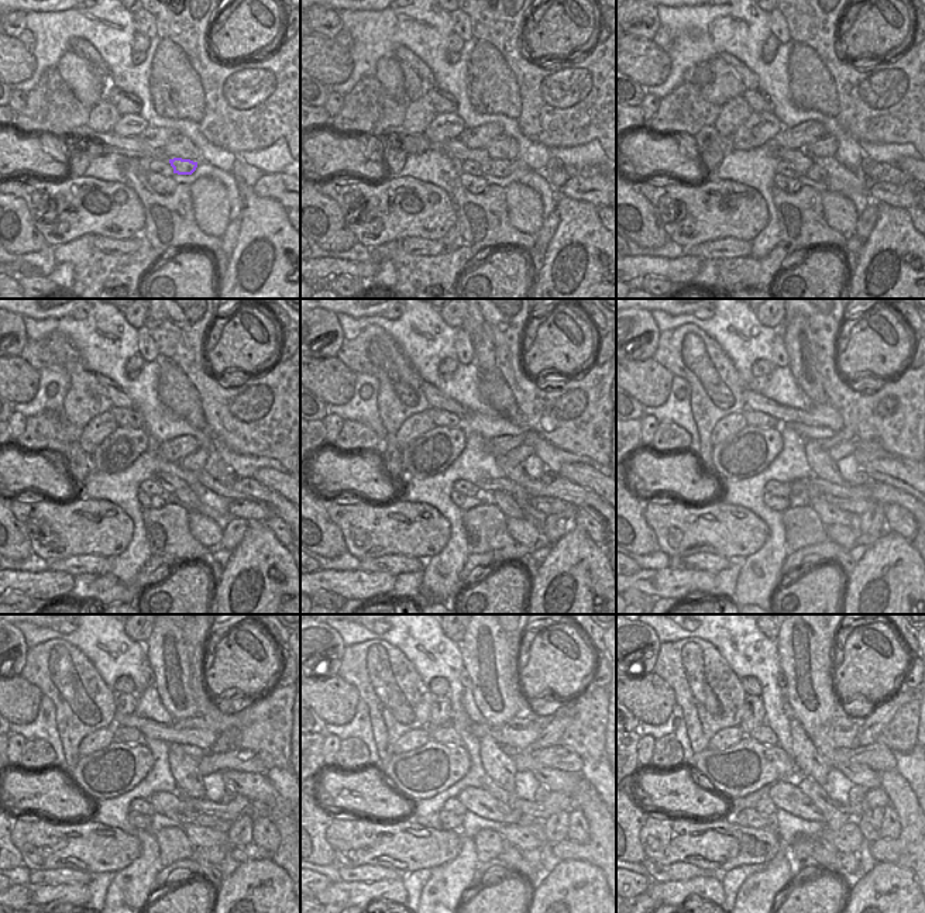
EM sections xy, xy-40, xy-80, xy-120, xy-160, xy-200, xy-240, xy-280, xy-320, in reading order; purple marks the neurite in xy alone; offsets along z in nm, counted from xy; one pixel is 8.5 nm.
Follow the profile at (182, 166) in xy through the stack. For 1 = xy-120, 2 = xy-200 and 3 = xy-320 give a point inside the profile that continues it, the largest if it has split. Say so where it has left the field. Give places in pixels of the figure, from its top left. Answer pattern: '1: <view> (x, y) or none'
1: xy-120 (186, 496)
2: xy-200 (829, 514)
3: xy-320 (848, 839)

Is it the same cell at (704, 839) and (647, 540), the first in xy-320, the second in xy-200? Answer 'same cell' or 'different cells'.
different cells

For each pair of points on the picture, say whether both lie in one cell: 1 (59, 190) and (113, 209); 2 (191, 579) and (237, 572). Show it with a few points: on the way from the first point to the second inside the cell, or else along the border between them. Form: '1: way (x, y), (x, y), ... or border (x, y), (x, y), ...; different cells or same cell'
1: way (72, 203), (92, 214), (100, 214); same cell
2: border (215, 582), (212, 596); different cells

